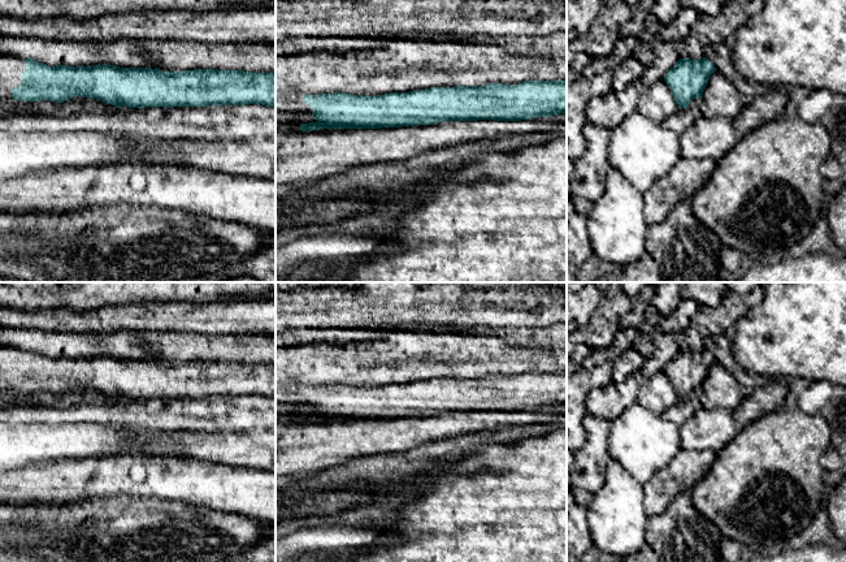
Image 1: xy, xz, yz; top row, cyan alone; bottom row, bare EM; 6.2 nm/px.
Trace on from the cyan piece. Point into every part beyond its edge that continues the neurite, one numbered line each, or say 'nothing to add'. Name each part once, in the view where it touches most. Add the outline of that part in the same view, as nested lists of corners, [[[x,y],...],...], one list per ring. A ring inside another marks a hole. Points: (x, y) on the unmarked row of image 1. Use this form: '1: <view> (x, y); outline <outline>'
1: xy (11, 359); outline [[[0,347],[0,386],[12,389],[12,381],[22,376],[25,351]]]

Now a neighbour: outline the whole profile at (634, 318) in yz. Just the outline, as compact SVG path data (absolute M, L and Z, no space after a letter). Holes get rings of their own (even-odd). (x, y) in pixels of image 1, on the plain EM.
M645 286L630 302L630 311L620 317L620 328L634 328L641 330L646 307L651 303L654 286Z

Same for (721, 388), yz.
M717 362L711 366L702 390L708 398L710 407L733 411L743 399L741 384Z

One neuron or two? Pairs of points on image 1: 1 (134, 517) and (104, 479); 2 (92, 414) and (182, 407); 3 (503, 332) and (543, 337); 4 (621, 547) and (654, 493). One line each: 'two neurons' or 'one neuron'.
1: two neurons
2: one neuron
3: one neuron
4: two neurons

